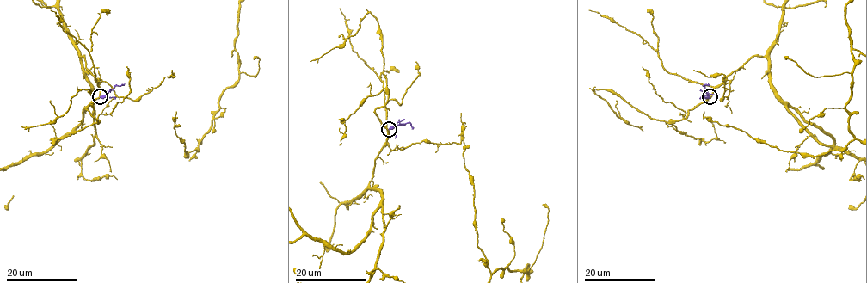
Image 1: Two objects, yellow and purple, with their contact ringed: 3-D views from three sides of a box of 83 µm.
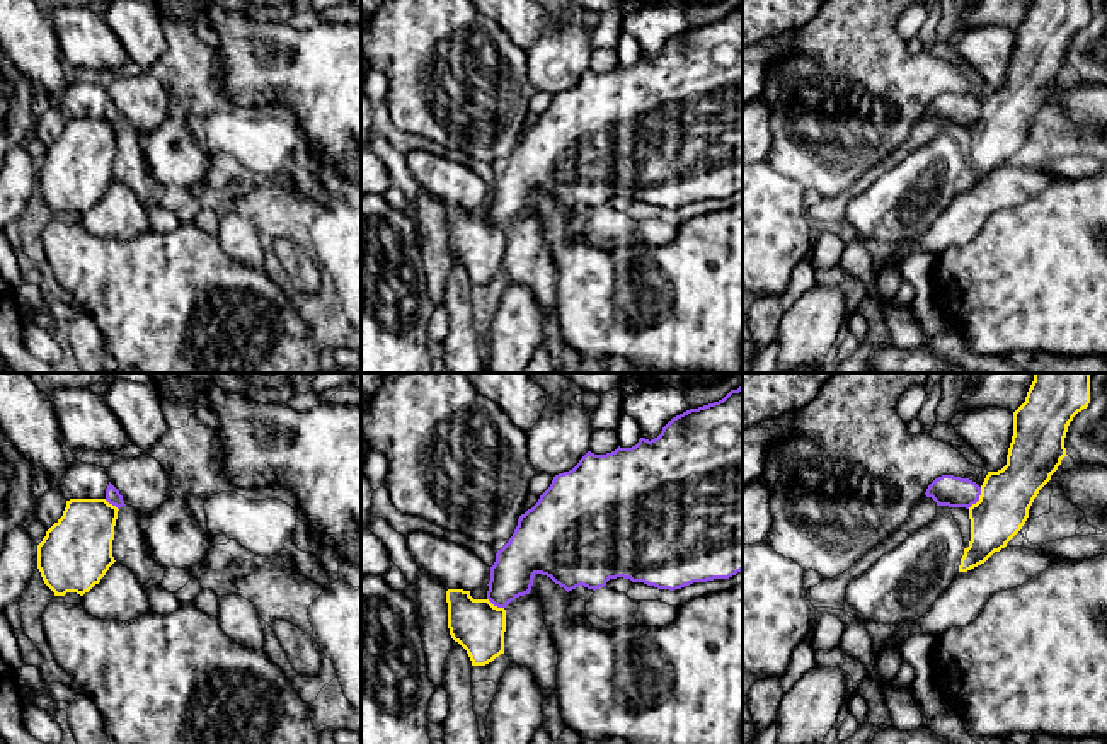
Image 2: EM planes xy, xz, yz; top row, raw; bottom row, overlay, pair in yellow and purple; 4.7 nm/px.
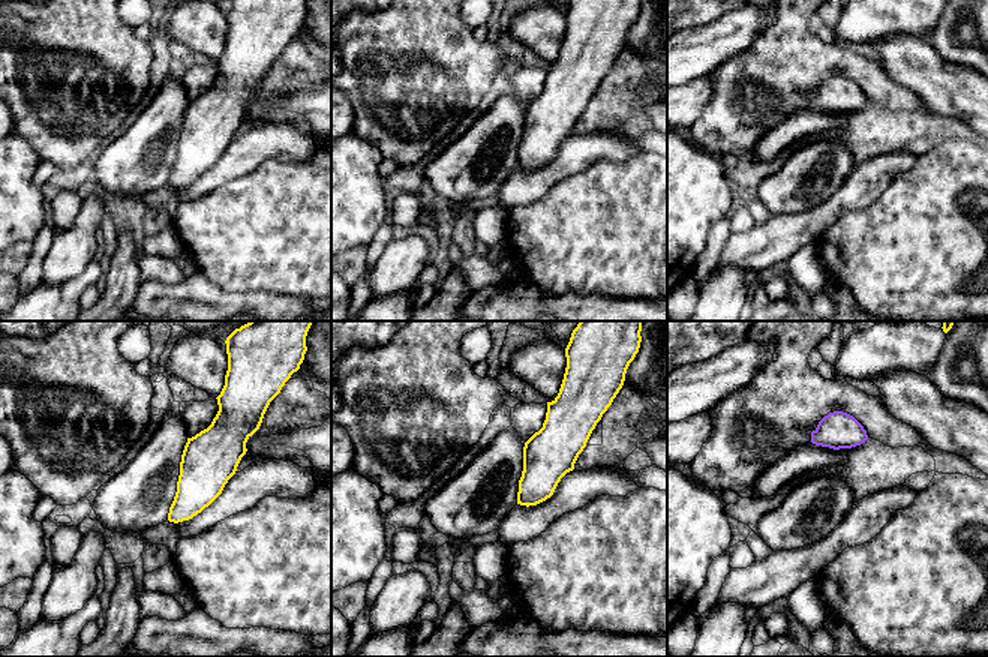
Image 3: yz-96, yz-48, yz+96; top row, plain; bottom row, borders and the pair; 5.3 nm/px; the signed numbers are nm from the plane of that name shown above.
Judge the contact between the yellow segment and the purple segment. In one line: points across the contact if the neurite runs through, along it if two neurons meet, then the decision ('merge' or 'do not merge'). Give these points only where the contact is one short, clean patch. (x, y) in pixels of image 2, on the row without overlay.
along yz (981, 106), (980, 116), (968, 126) | do not merge

